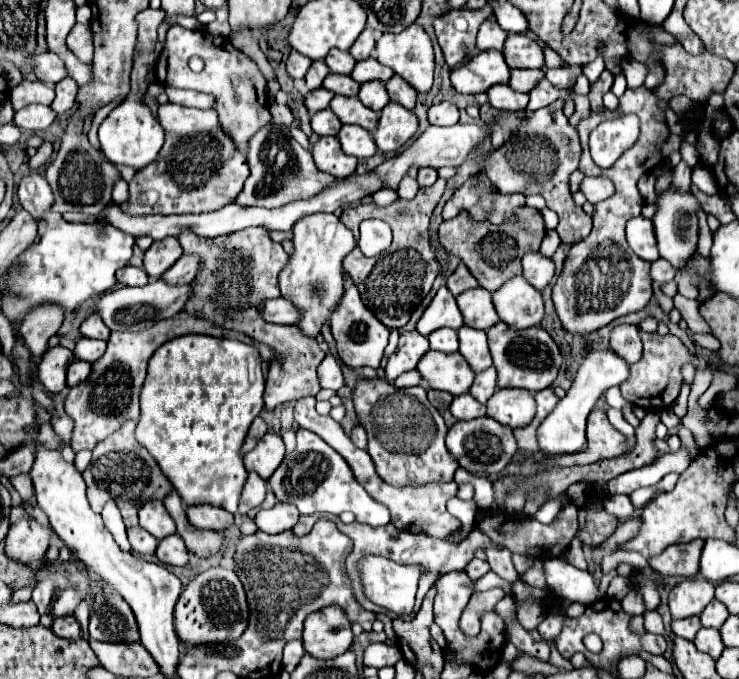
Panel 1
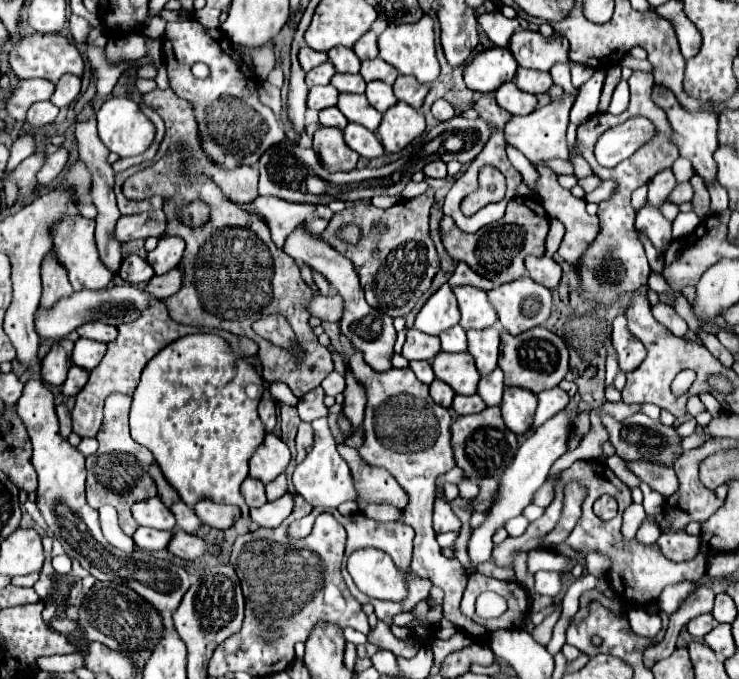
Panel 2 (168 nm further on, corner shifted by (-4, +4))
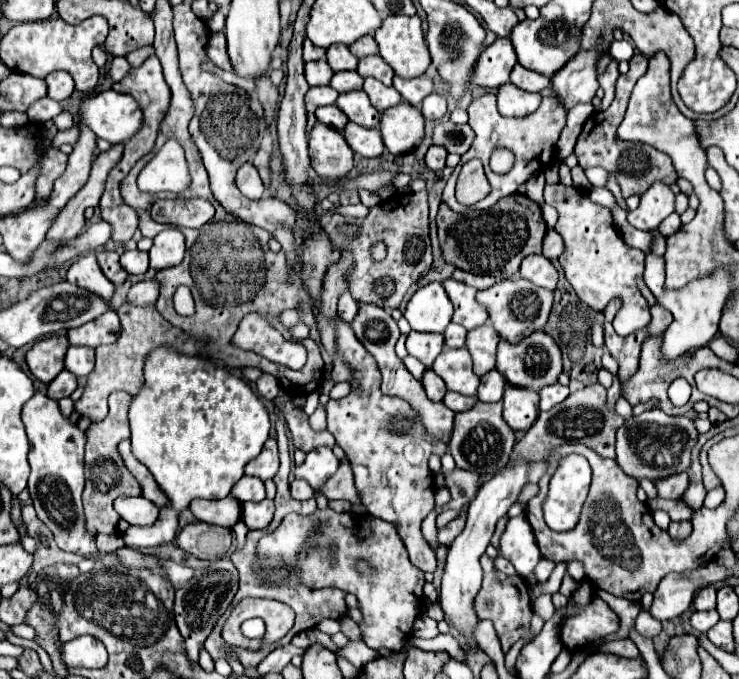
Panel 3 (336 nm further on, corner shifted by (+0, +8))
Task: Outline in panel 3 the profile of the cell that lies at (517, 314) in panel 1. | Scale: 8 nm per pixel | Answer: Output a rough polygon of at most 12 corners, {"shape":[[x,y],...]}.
{"shape":[[524,279],[478,291],[508,343],[544,329],[552,291]]}

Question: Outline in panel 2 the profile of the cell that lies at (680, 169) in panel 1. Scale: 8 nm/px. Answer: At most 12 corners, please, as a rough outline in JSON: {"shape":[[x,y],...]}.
{"shape":[[690,181],[676,183],[672,195],[670,203],[692,201],[694,189]]}

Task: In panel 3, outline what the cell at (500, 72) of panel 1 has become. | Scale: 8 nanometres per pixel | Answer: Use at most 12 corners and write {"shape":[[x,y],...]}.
{"shape":[[496,39],[480,55],[474,85],[510,83],[516,53],[510,39]]}

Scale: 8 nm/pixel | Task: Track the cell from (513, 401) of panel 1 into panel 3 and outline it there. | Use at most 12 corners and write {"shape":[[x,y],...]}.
{"shape":[[508,385],[504,421],[528,431],[538,419],[538,393]]}

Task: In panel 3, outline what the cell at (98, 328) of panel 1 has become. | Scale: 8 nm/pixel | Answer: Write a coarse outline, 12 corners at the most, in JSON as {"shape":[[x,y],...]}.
{"shape":[[114,309],[76,329],[70,345],[116,343],[120,319]]}

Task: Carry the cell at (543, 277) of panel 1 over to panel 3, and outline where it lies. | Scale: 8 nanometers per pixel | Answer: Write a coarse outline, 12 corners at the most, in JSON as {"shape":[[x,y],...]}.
{"shape":[[528,255],[522,279],[554,291],[558,271],[544,255]]}

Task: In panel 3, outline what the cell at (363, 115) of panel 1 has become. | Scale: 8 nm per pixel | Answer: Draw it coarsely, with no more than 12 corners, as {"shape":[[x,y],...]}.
{"shape":[[364,91],[340,95],[336,105],[364,127],[378,127],[380,113]]}

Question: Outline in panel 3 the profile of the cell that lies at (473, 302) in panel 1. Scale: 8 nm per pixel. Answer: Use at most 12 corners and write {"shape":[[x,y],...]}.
{"shape":[[456,279],[442,285],[454,305],[454,323],[470,331],[488,321],[474,287]]}

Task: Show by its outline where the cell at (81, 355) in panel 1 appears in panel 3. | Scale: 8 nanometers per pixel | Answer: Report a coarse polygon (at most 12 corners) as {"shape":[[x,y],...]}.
{"shape":[[70,347],[64,369],[88,377],[94,369],[94,349]]}

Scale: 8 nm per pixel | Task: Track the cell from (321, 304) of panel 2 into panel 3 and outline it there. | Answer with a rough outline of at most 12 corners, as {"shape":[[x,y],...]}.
{"shape":[[344,293],[338,301],[338,315],[354,321],[358,301]]}

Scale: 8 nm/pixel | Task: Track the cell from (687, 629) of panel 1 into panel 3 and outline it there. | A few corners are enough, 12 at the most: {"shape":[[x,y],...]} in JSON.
{"shape":[[716,609],[696,611],[690,619],[700,633],[712,629],[718,621]]}

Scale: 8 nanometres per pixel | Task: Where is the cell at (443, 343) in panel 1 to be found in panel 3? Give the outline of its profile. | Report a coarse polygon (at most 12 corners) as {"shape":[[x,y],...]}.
{"shape":[[450,323],[444,331],[444,343],[450,349],[464,347],[466,329]]}

